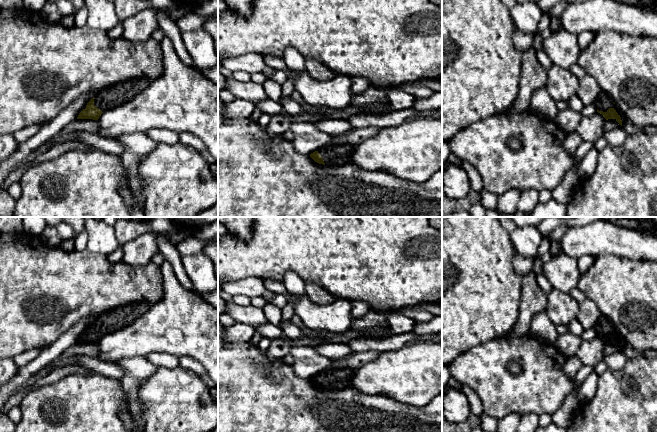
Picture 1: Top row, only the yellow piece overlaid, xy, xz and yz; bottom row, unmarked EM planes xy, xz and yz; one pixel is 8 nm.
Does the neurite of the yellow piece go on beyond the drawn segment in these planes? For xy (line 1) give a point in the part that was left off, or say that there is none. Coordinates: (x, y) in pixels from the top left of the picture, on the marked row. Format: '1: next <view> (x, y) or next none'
1: next xy (118, 94)

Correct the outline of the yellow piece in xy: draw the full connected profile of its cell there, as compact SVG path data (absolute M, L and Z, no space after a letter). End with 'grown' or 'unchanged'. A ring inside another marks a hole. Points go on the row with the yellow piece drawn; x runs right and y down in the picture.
M138 78L112 85L98 92L79 113L77 119L98 120L104 111L128 102L150 83L151 81L146 78Z | grown

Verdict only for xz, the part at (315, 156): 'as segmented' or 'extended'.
extended

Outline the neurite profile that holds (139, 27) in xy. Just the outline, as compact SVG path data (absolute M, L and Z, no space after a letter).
M154 8L145 9L120 23L123 26L121 38L133 43L150 39L159 28L157 10Z

